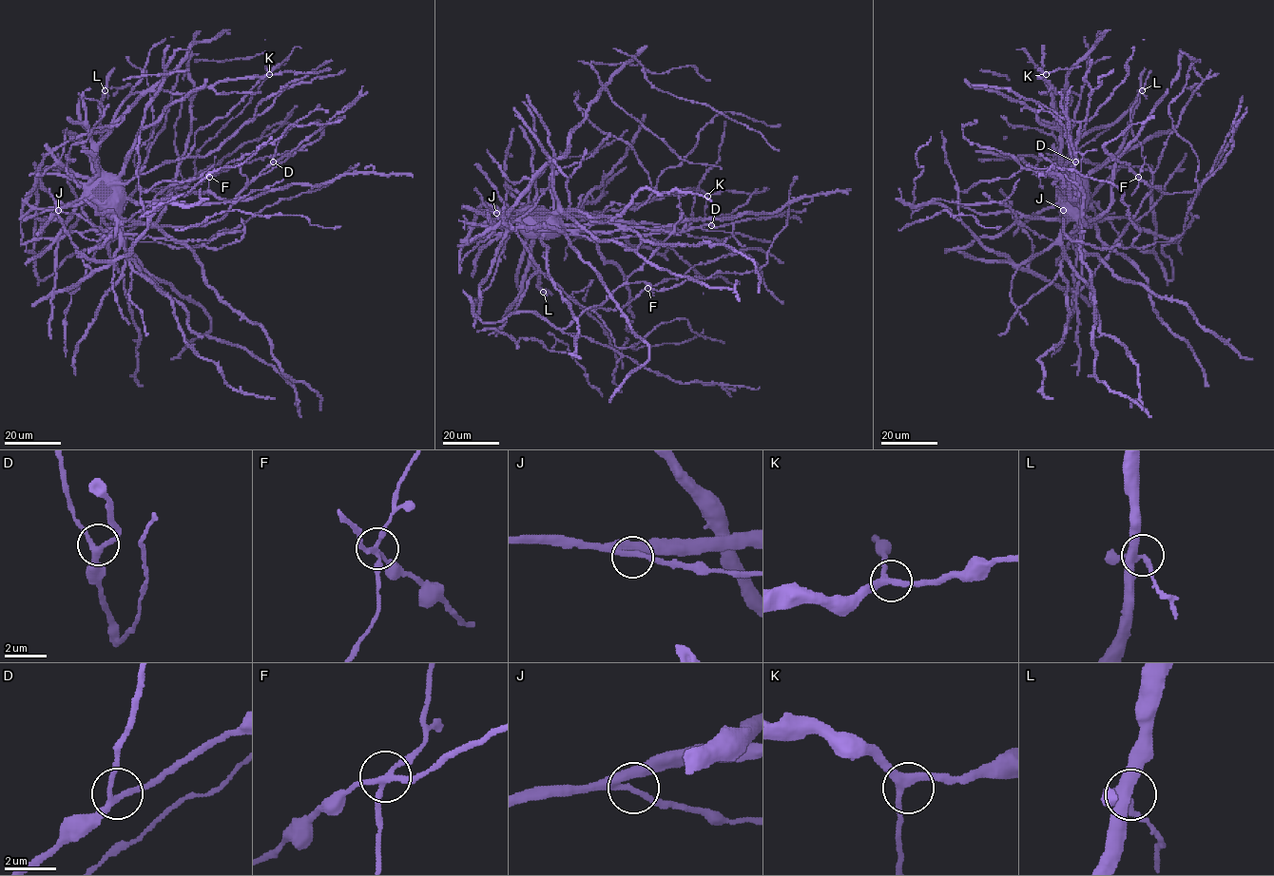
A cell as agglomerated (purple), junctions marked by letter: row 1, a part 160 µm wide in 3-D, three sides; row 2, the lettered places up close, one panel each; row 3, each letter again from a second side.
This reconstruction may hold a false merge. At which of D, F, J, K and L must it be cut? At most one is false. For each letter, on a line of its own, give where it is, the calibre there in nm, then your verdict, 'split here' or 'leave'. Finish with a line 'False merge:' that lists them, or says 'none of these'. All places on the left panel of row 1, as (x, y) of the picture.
D: (273, 161) | 220 nm | leave
F: (209, 177) | 220 nm | split here
J: (58, 210) | 220 nm | leave
K: (269, 74) | 280 nm | leave
L: (105, 90) | 260 nm | leave
False merge: F

